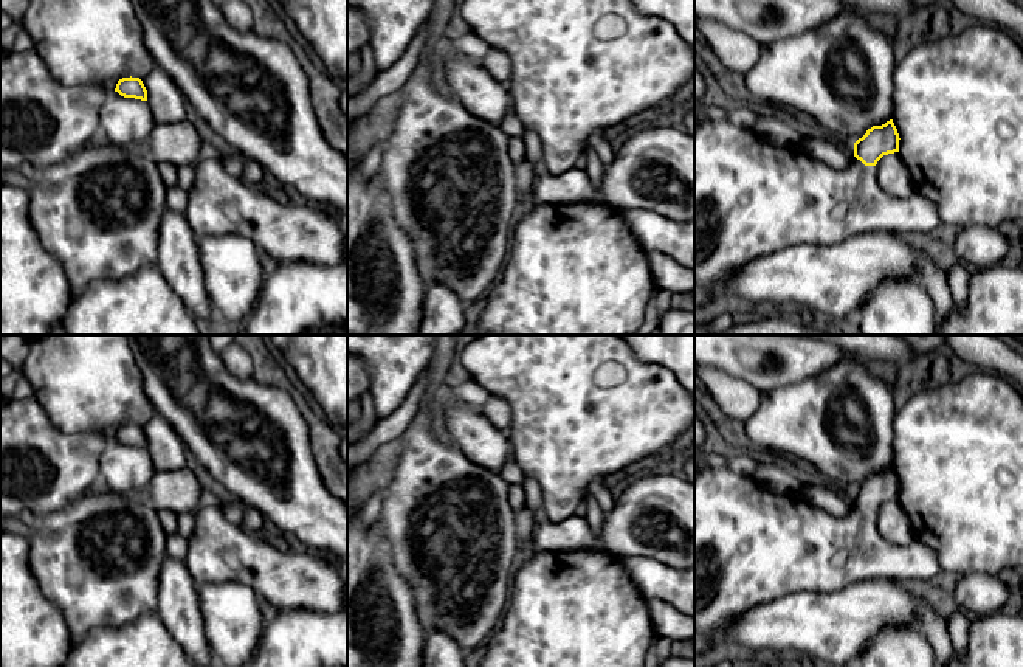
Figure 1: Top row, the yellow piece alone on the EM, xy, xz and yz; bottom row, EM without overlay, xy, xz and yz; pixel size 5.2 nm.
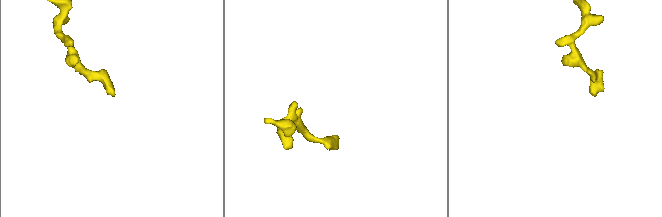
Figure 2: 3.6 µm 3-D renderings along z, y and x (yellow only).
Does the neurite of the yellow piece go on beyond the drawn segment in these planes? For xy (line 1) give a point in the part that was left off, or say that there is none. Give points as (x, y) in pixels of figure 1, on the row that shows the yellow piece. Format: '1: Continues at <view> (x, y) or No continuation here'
1: No continuation here

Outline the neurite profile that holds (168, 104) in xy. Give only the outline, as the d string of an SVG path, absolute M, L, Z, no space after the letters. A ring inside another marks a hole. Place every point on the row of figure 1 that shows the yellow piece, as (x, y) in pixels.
M155 67L141 81L147 90L147 104L155 123L178 123L191 118L183 93L164 70Z

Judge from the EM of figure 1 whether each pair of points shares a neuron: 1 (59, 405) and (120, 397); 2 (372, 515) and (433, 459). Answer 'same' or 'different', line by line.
1: same
2: different

